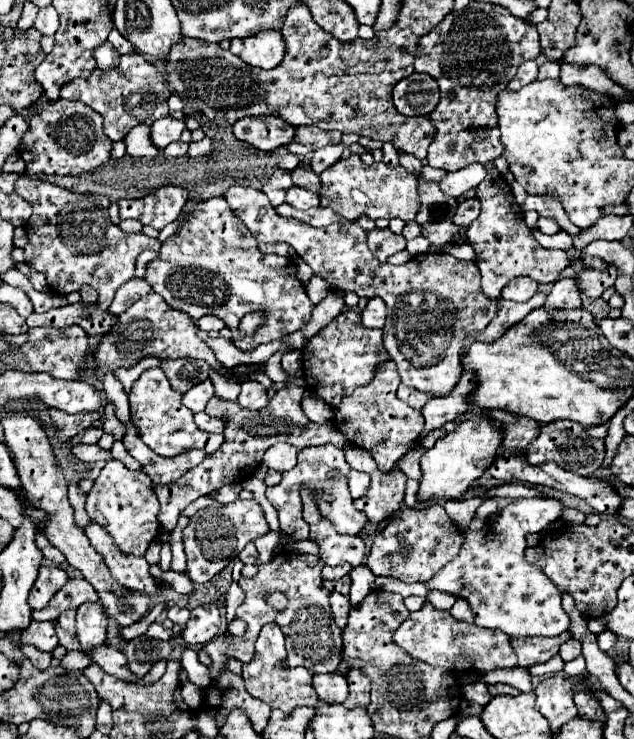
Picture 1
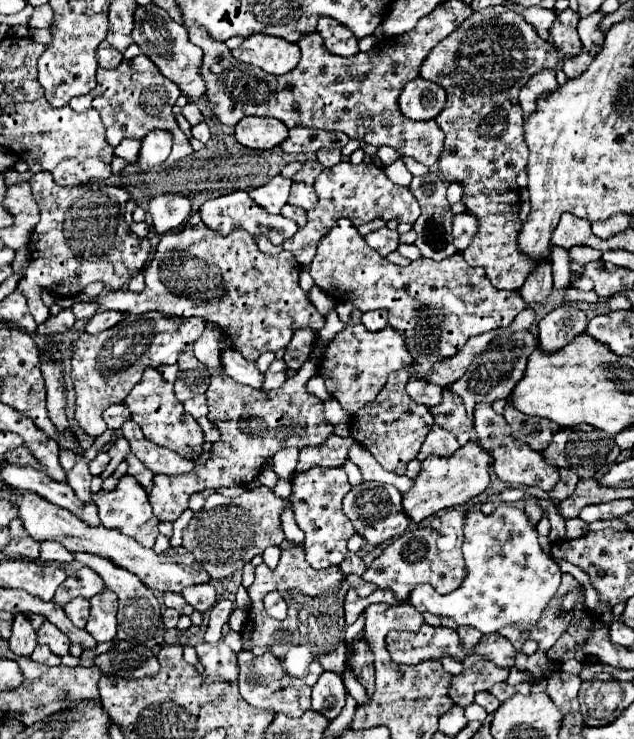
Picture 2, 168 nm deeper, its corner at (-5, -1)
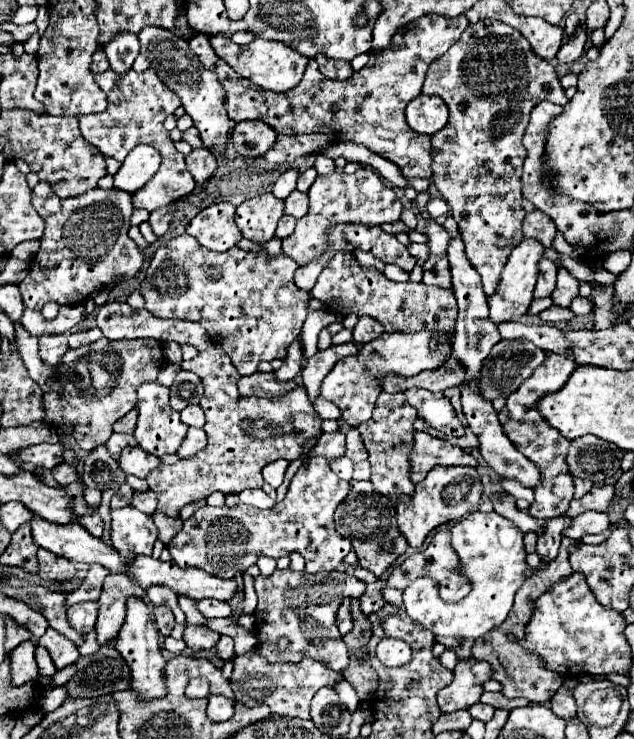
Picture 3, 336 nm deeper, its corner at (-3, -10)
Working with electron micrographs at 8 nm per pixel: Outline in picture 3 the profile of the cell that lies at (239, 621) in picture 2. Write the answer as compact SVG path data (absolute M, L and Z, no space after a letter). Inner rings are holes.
M222 636L220 642L216 644L216 656L224 662L234 658L234 640L230 636Z

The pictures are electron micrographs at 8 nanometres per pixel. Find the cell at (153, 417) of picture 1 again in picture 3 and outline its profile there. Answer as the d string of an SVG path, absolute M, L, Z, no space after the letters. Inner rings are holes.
M146 382L138 388L138 426L134 432L134 438L138 440L140 448L146 450L148 454L176 454L176 450L182 444L182 438L186 436L188 426L182 424L180 414L176 410L172 410L170 402L168 402L168 394L170 390L166 386L162 386L160 382Z

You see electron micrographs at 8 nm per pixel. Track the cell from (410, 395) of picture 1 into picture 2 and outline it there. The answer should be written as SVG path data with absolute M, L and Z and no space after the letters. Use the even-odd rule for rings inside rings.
M410 379L406 385L406 391L412 401L422 403L426 407L434 407L442 401L442 387L422 381L422 379Z

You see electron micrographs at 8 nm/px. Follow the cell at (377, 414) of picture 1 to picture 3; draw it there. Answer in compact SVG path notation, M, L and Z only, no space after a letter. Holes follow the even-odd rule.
M382 392L376 400L372 418L358 426L364 446L370 454L368 458L370 470L372 470L370 482L374 484L374 492L384 494L388 498L398 498L402 494L408 494L408 496L414 494L414 484L410 482L410 464L408 464L408 454L414 446L414 438L412 438L414 420L416 420L416 410L406 402L402 392L396 392L396 394Z

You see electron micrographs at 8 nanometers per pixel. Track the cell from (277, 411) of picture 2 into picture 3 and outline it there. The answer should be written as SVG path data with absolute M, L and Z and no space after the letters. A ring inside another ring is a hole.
M208 346L204 352L200 352L194 360L182 362L182 370L190 370L194 374L200 376L202 384L204 384L204 396L200 400L200 406L206 412L206 424L204 424L204 432L208 436L208 446L206 450L184 458L172 466L162 464L158 470L152 470L148 474L148 484L152 488L152 492L156 492L158 496L158 510L176 518L178 510L182 506L186 506L188 502L196 502L196 500L204 500L208 498L212 492L220 490L224 494L232 492L232 494L240 494L246 488L262 488L264 486L264 478L262 478L262 468L278 458L284 460L296 460L302 454L302 446L308 438L316 438L322 434L322 418L318 416L318 412L314 410L312 402L308 400L308 394L304 390L304 386L298 386L296 390L292 390L290 394L286 394L280 400L264 400L264 398L244 397L238 394L238 370L234 368L234 364L230 362L230 358L226 356L226 352L220 346Z

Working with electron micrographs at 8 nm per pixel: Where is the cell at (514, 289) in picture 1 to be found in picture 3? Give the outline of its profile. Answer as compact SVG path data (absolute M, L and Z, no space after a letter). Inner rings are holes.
M544 256L538 268L540 268L540 274L538 274L534 298L546 298L552 294L552 290L556 286L556 264Z

